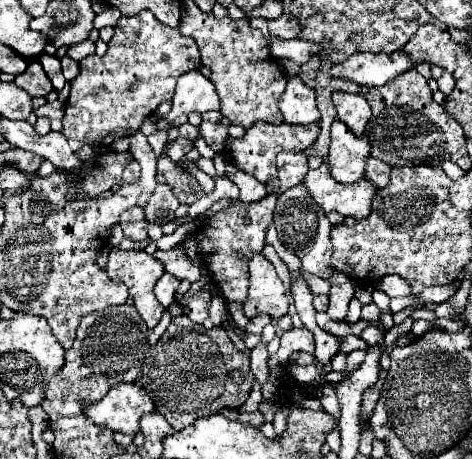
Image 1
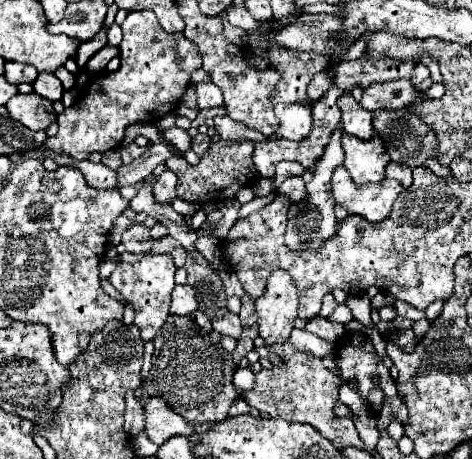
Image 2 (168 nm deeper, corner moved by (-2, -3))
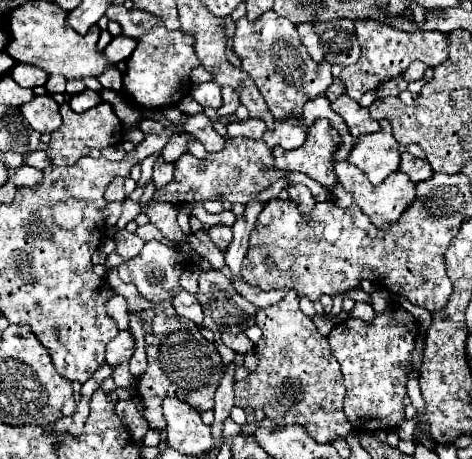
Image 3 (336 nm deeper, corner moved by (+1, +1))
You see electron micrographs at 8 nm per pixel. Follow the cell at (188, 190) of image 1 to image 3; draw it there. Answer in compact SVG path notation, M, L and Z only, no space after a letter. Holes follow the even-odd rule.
M234 137L234 139L226 141L226 147L222 151L208 153L206 159L196 159L196 157L186 153L174 165L176 165L176 169L174 169L172 181L154 193L154 201L182 205L182 203L204 203L204 201L216 201L218 199L218 201L230 201L230 203L246 205L254 199L256 193L260 193L262 189L266 189L268 185L272 185L274 181L283 177L290 184L306 185L316 201L331 199L330 193L306 174L274 169L272 153L266 147L266 143L262 143L262 139L254 141L248 137Z

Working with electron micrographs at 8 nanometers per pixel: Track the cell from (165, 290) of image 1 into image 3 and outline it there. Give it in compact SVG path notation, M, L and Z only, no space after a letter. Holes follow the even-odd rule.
M188 291L178 293L178 295L172 299L172 305L174 305L174 309L178 311L180 317L194 321L198 327L202 325L202 317L204 317L204 315L202 315L202 307L200 307L198 299L196 299L192 293L188 293Z

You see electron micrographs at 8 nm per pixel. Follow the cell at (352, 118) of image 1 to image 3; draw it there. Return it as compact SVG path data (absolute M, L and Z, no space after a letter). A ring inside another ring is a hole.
M342 95L332 103L332 109L346 121L346 125L350 127L350 133L354 137L366 135L366 133L376 133L380 129L378 121L374 121L370 117L370 111L360 107L352 97Z

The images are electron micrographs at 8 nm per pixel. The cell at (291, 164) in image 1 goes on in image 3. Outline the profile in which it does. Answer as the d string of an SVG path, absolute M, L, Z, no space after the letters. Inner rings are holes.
M290 185L288 195L304 215L308 215L316 205L316 201L314 201L314 197L312 197L312 193L310 193L310 189L306 185Z

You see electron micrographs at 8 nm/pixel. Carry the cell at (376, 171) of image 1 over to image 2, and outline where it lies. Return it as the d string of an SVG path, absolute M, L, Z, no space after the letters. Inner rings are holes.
M389 163L385 167L385 177L397 179L405 189L411 185L411 169L405 165L399 165L399 163Z

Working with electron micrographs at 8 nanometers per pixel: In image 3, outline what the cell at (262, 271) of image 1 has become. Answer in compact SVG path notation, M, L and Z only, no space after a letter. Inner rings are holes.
M288 291L286 297L274 305L260 309L256 325L262 329L262 339L256 343L258 367L248 379L234 385L236 407L264 409L274 427L302 425L310 437L320 443L330 443L338 437L346 437L352 431L344 411L344 387L338 361L330 353L328 339L316 331L316 325L298 307L296 291Z

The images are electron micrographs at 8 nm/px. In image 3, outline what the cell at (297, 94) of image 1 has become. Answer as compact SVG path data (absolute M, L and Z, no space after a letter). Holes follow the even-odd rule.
M290 117L288 121L276 121L276 127L272 133L264 133L262 139L266 141L268 149L274 147L282 147L282 149L298 149L304 139L306 139L306 127L300 121L296 121L294 117Z

